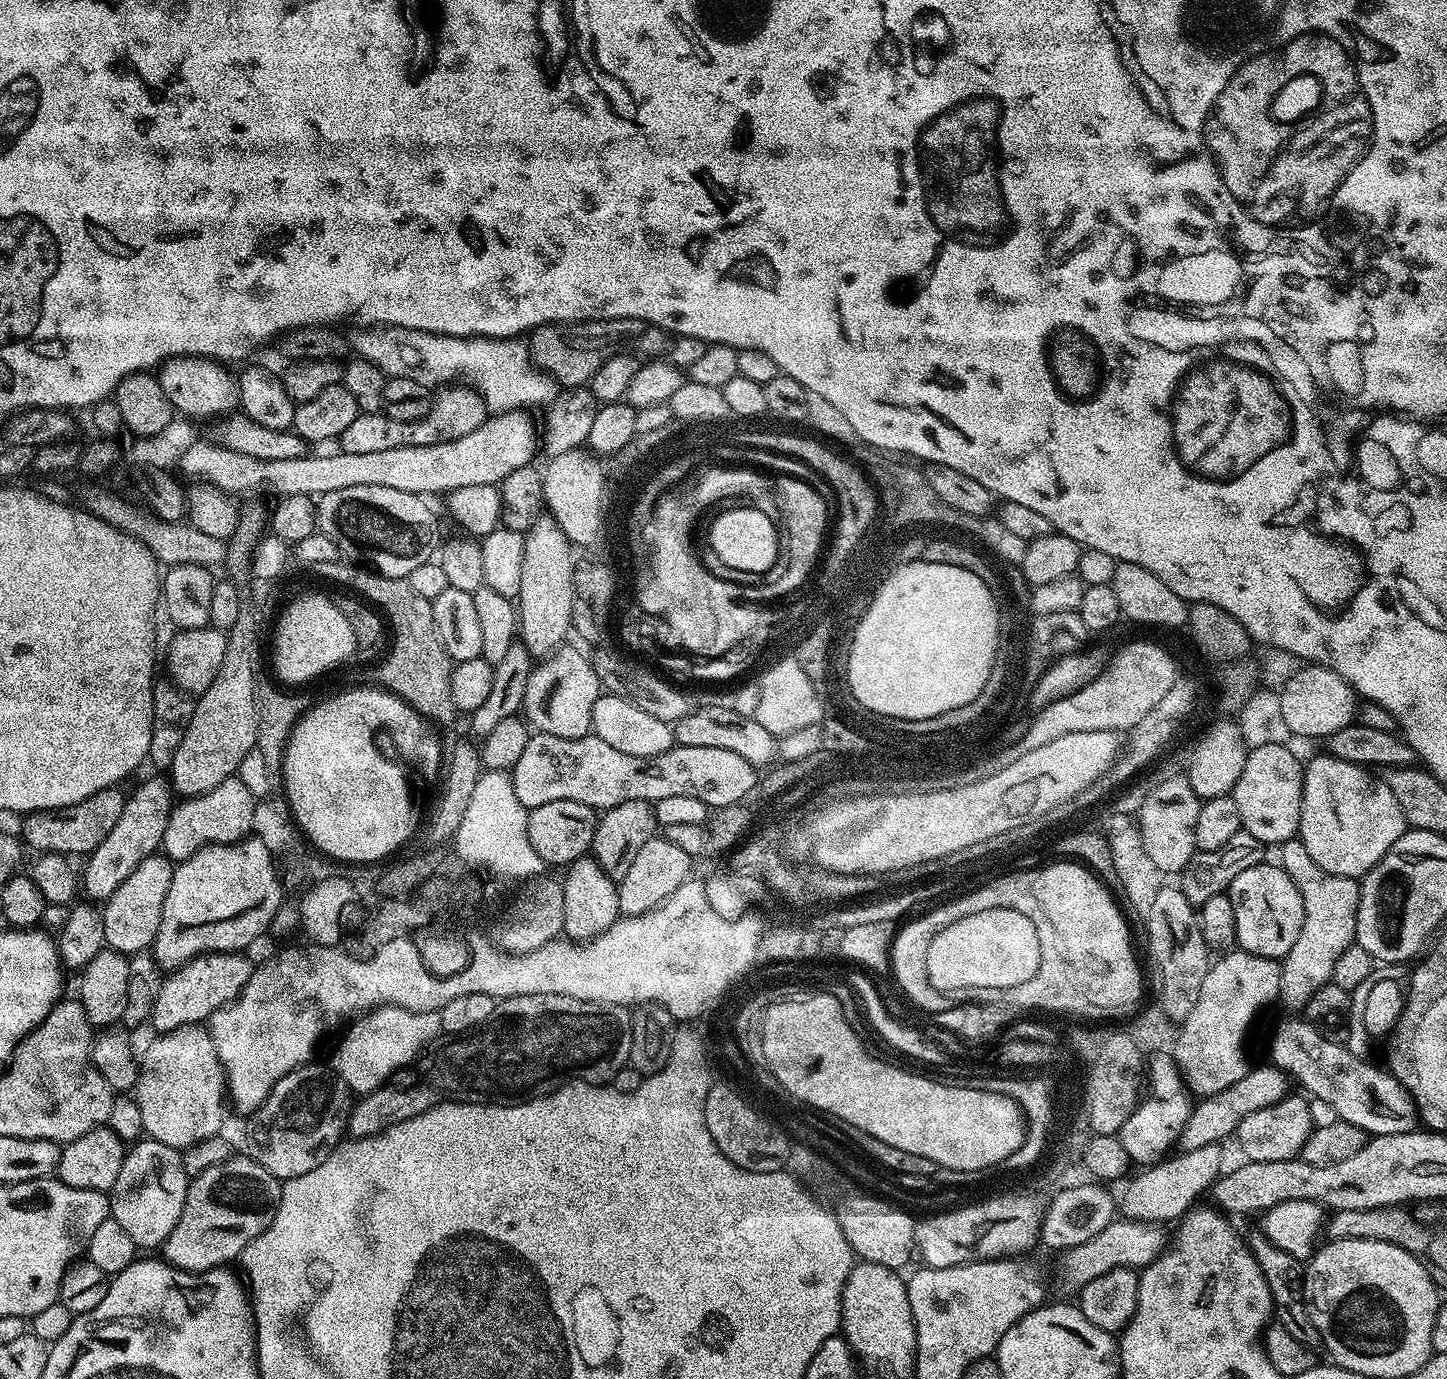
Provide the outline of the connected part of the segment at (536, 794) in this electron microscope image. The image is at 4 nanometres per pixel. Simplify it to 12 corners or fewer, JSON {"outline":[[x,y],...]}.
{"outline":[[595,734],[529,735],[510,769],[529,810],[573,800],[737,803],[758,772],[734,750],[657,756]]}

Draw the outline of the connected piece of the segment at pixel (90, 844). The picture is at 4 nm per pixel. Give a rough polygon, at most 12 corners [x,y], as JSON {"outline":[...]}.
{"outline":[[125,793],[23,817],[33,853],[92,852],[121,817]]}

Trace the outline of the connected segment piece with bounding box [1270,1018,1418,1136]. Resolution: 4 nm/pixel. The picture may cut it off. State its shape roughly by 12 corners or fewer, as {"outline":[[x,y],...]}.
{"outline":[[1303,1018],[1284,1020],[1270,1060],[1365,1134],[1417,1131],[1390,1071]]}

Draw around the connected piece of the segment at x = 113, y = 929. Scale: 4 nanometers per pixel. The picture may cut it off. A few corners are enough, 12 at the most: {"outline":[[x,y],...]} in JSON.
{"outline":[[142,858],[103,901],[104,942],[147,953],[173,861]]}

